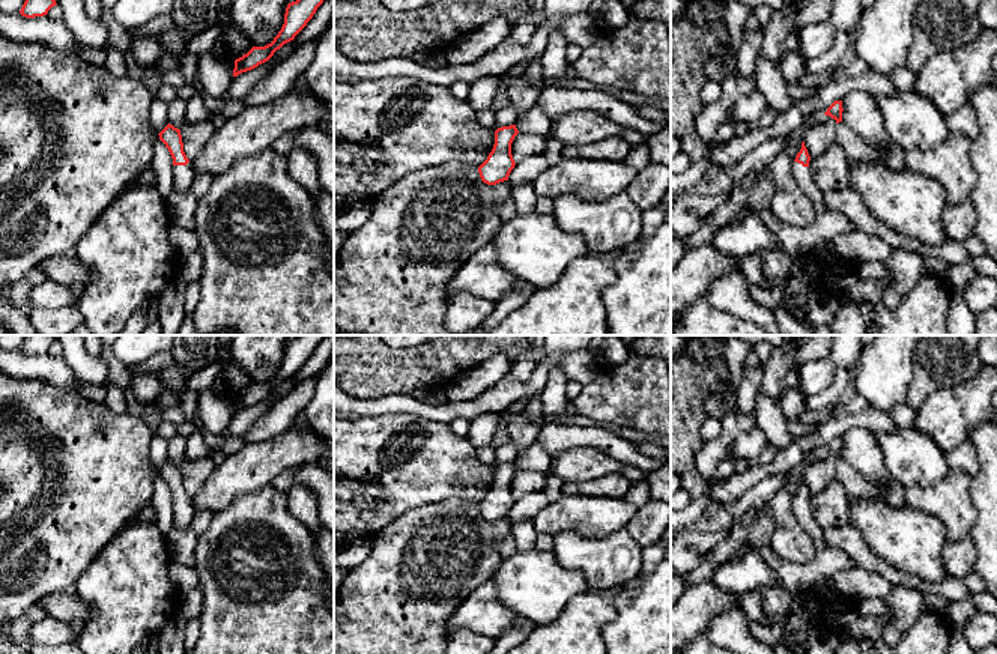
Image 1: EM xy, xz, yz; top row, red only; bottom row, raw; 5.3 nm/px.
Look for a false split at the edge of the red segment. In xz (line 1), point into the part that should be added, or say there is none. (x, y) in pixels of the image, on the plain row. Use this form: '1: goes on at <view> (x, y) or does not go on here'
1: does not go on here

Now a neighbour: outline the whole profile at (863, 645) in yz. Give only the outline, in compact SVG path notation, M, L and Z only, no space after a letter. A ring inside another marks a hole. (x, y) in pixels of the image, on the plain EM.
M869 639L841 640L835 654L872 654L872 643Z

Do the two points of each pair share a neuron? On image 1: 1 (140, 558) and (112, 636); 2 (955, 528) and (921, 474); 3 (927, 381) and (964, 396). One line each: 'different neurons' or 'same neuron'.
1: same neuron
2: different neurons
3: different neurons

